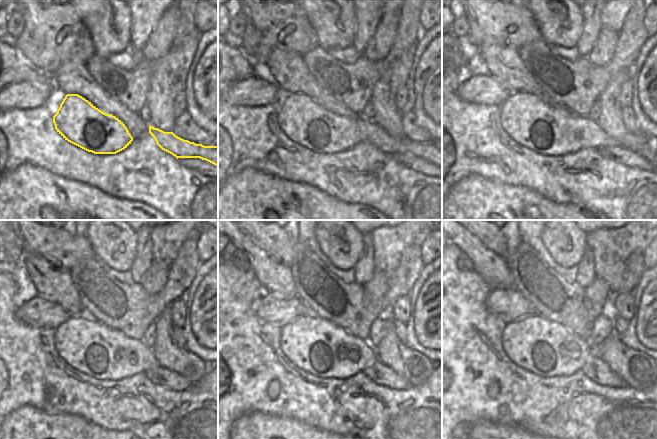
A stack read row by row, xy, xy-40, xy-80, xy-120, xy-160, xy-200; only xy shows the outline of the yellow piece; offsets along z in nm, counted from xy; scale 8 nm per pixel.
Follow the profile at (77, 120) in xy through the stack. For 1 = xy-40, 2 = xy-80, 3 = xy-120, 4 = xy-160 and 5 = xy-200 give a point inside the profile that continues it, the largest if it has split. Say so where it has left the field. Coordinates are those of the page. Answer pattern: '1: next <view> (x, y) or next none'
1: next xy-40 (301, 119)
2: next xy-80 (534, 122)
3: next xy-120 (87, 345)
4: next xy-160 (317, 346)
5: next xy-200 (534, 343)

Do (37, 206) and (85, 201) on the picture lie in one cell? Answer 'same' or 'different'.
same

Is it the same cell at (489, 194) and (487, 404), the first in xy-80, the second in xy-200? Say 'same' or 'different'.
different

